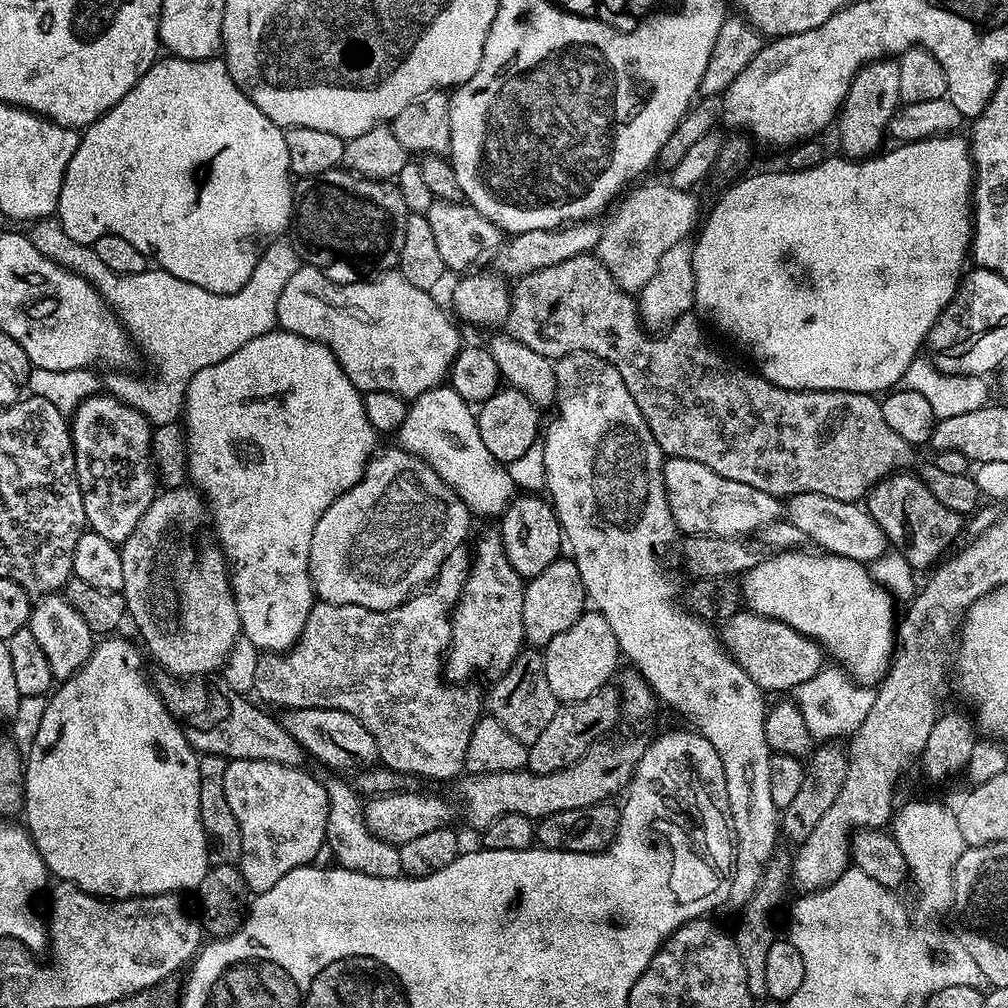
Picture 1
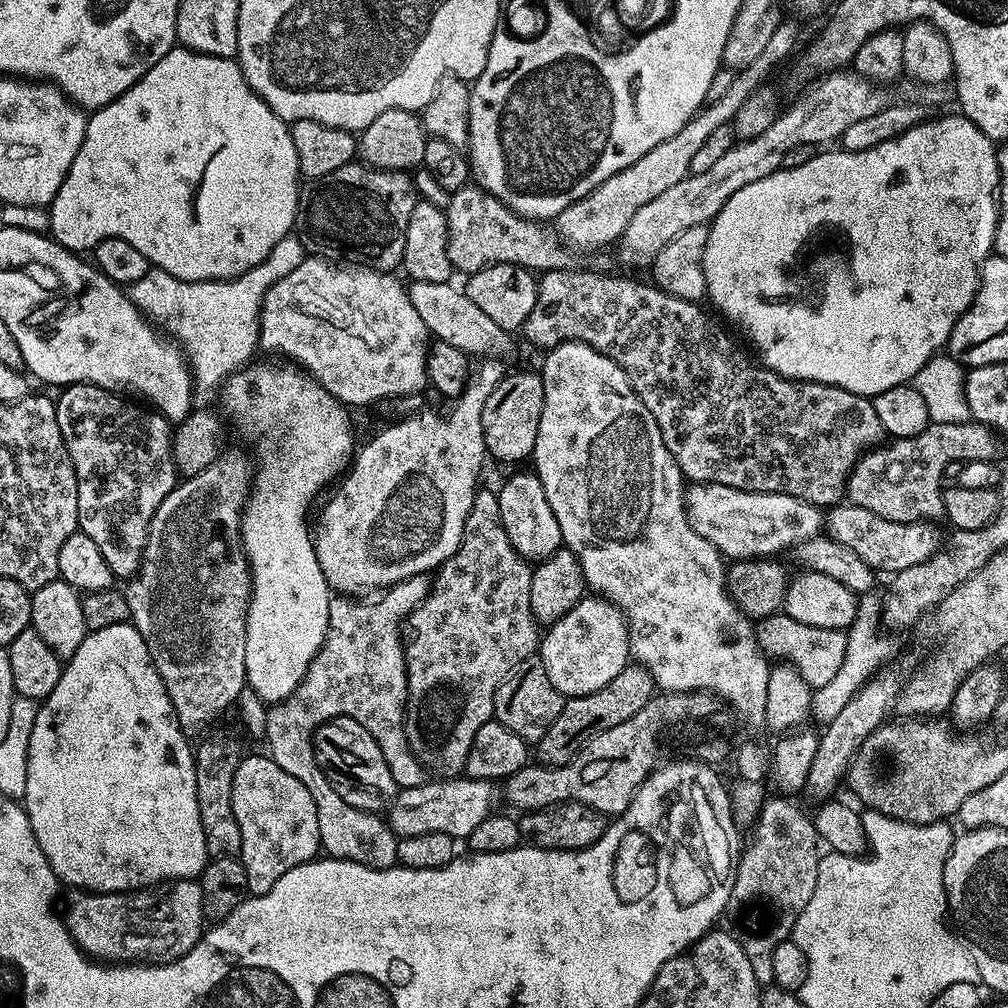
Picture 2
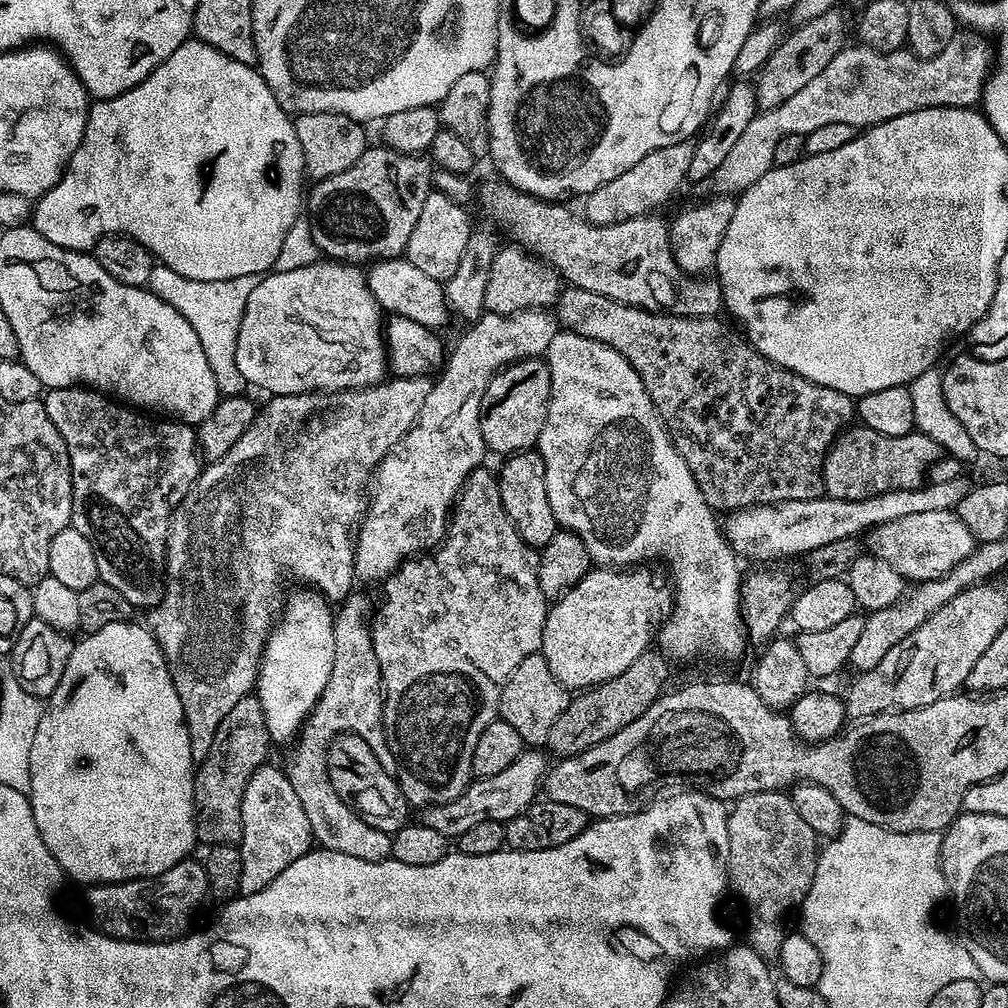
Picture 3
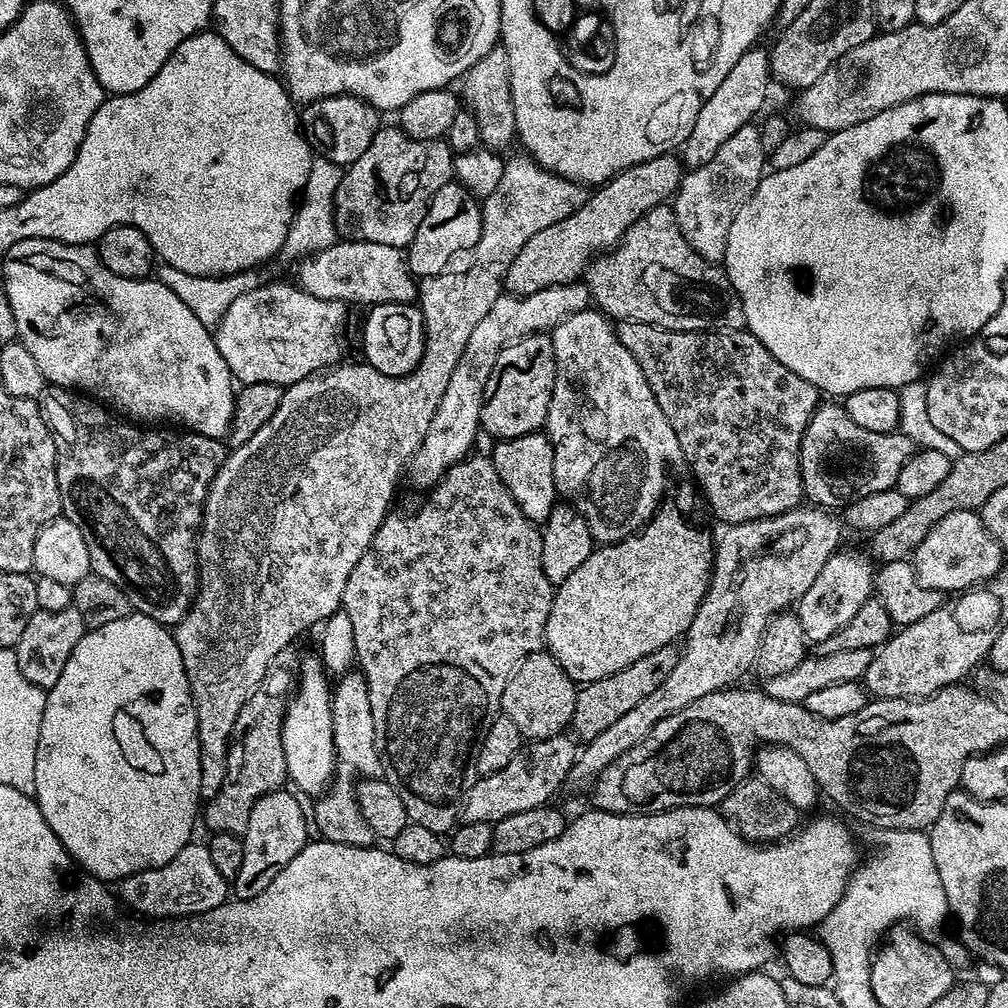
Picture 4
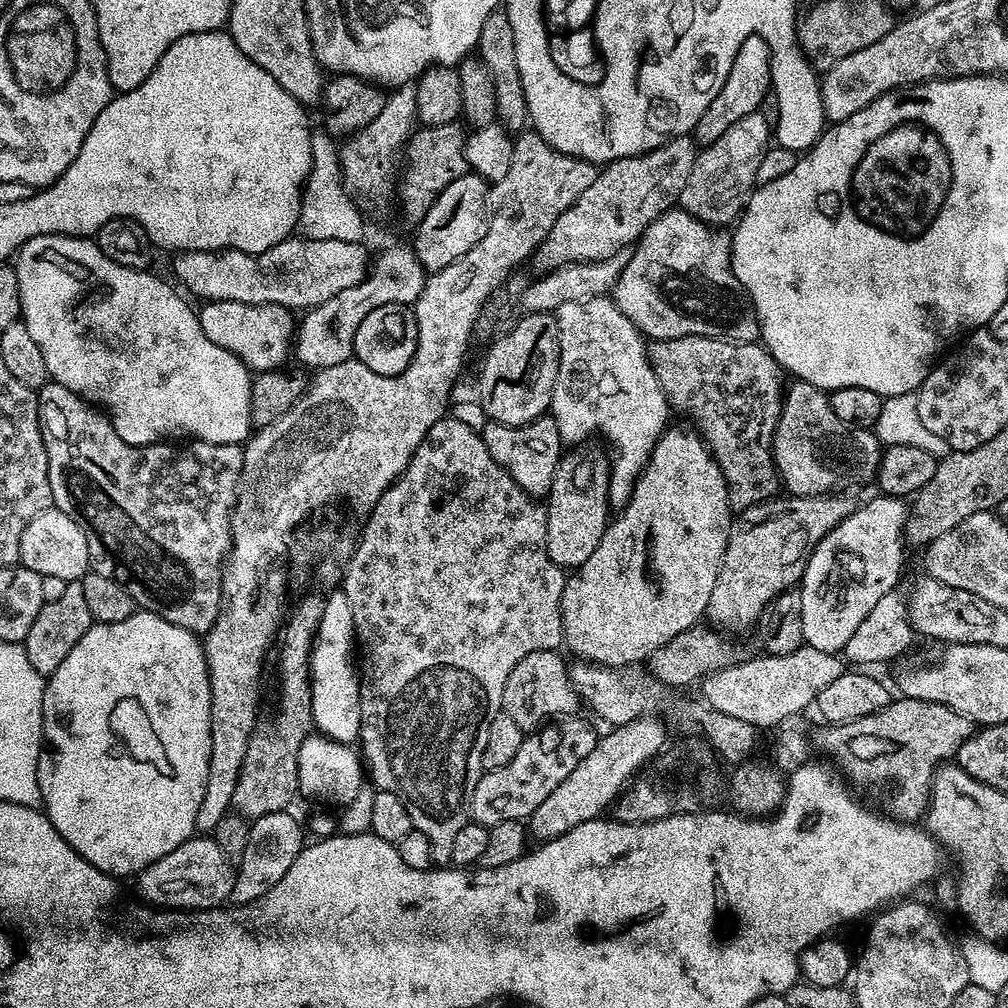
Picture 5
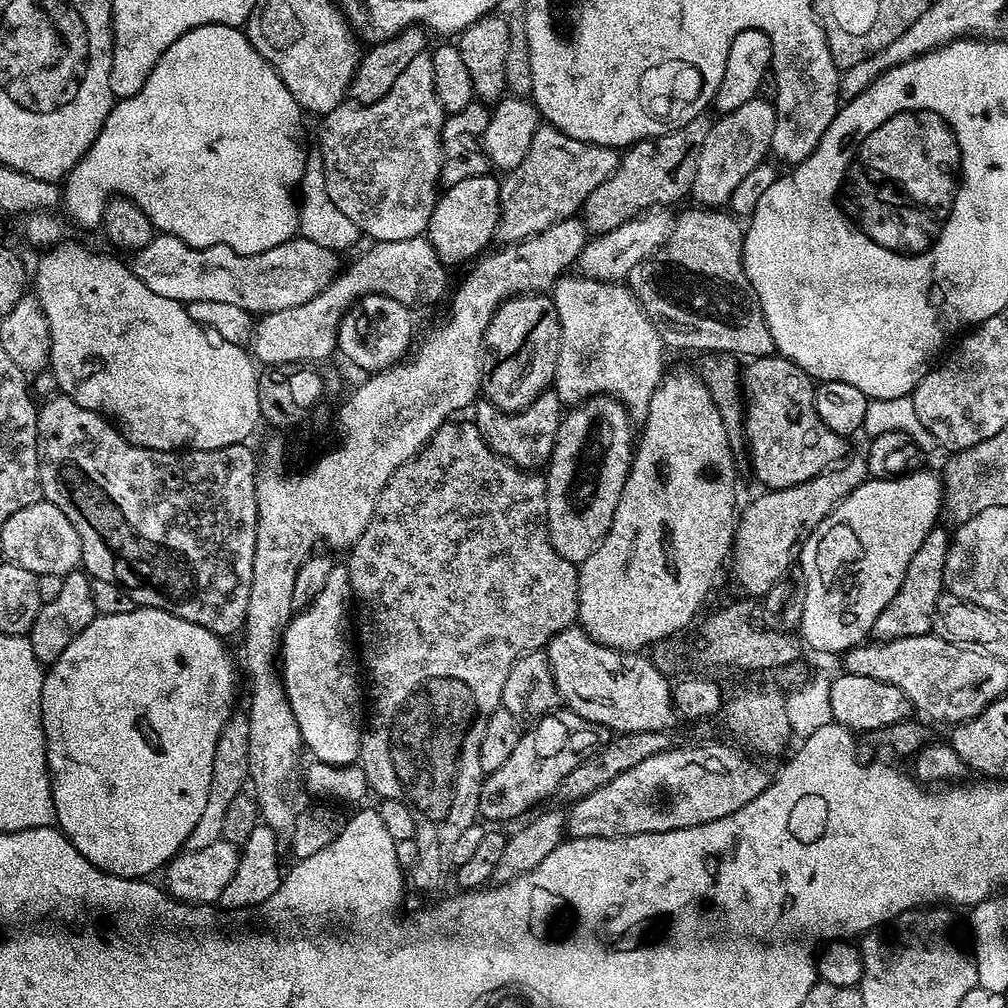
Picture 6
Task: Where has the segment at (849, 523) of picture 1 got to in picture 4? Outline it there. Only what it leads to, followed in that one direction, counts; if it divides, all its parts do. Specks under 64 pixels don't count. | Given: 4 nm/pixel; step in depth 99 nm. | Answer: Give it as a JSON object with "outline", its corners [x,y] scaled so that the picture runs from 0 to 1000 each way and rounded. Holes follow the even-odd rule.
{"outline":[[[958,506],[938,510],[938,514],[935,514],[935,518],[931,518],[931,522],[927,522],[927,526],[915,534],[907,549],[911,573],[920,583],[930,583],[934,589],[951,589],[978,580],[991,569],[997,556],[997,549],[992,547],[990,538],[980,529],[978,522],[974,522],[971,511]]]}

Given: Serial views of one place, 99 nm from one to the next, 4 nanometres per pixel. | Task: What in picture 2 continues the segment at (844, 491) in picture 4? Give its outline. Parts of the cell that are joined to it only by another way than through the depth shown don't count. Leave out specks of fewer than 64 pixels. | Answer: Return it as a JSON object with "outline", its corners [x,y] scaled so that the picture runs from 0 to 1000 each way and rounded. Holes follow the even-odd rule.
{"outline":[[[967,419],[922,420],[915,431],[907,431],[894,437],[882,436],[876,442],[857,449],[845,463],[839,481],[840,499],[855,502],[855,506],[863,506],[871,510],[871,514],[883,514],[883,518],[911,520],[936,517],[938,510],[935,477],[938,458],[953,455],[956,449],[952,448],[980,450],[988,440],[987,436],[989,434],[983,425]]]}

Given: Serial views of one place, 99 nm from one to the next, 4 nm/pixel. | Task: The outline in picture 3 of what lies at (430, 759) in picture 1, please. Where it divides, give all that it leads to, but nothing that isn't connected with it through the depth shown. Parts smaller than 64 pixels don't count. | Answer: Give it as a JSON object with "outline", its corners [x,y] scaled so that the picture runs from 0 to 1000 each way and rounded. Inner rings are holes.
{"outline":[[[350,589],[344,591],[336,603],[331,611],[333,640],[329,654],[331,665],[327,669],[327,677],[323,677],[323,685],[319,685],[312,704],[306,709],[301,722],[296,727],[296,737],[285,751],[285,755],[290,757],[288,774],[294,774],[296,790],[306,790],[306,774],[298,774],[298,766],[306,766],[306,758],[313,758],[313,754],[317,754],[317,746],[321,746],[321,730],[331,733],[332,730],[340,727],[350,726],[352,730],[359,731],[367,740],[367,744],[371,744],[381,764],[389,769],[392,769],[395,764],[381,724],[381,682],[377,676],[377,662],[369,640],[367,599],[365,603],[363,592]]]}

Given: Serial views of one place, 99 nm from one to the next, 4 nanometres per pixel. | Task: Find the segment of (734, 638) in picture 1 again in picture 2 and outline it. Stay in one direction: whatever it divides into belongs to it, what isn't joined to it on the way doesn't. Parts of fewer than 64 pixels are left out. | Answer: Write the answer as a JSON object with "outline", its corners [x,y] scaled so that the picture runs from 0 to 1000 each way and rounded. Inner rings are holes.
{"outline":[[[781,609],[761,611],[749,620],[750,640],[762,653],[770,657],[781,657],[796,669],[807,685],[818,681],[825,676],[834,662],[838,652],[840,626],[832,623],[816,623],[815,621],[800,621],[800,617],[792,617]]]}

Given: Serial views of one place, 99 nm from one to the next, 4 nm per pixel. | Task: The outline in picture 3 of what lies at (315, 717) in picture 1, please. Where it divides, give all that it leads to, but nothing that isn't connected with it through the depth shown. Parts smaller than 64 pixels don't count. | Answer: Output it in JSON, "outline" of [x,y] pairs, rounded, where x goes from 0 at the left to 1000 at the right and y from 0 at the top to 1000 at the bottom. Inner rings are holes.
{"outline":[[[350,726],[332,730],[326,740],[325,760],[331,784],[367,819],[388,827],[406,816],[407,799],[394,771],[380,763],[371,744],[367,744],[358,730],[352,730]]]}

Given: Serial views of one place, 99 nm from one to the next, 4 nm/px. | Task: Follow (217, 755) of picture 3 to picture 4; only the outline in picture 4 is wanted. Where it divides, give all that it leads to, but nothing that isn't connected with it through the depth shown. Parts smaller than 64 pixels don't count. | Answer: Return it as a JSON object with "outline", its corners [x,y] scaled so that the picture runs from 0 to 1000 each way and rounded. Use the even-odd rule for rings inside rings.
{"outline":[[[284,640],[276,649],[272,649],[268,661],[264,661],[264,669],[260,677],[244,692],[240,704],[236,704],[236,712],[232,716],[230,736],[226,739],[226,759],[224,760],[224,772],[220,776],[220,782],[212,792],[204,795],[200,802],[200,817],[207,821],[207,826],[223,825],[241,830],[244,819],[248,819],[248,804],[252,804],[252,796],[269,786],[279,785],[286,774],[284,764],[284,744],[280,744],[280,720],[282,719],[282,705],[286,702],[288,691],[295,686],[298,674],[298,661],[300,647],[294,644],[295,640]]]}

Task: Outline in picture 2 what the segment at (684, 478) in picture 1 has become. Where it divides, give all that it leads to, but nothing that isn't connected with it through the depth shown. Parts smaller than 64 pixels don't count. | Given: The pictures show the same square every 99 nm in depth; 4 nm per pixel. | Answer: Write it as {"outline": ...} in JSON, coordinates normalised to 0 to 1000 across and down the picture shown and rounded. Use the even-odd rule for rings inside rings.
{"outline":[[[684,479],[679,489],[679,504],[683,508],[685,522],[688,522],[700,538],[707,540],[715,552],[726,558],[766,554],[774,550],[770,548],[781,549],[792,538],[813,532],[819,524],[819,512],[814,505],[796,494],[775,488],[741,488],[724,482]]]}

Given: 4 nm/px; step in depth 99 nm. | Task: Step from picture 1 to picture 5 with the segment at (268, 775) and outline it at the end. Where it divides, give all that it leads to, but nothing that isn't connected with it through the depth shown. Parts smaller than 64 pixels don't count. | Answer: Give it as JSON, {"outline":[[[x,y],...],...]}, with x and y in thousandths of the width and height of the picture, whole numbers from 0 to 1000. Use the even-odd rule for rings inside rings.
{"outline":[[[283,804],[272,808],[260,808],[249,814],[247,837],[233,862],[234,870],[228,890],[231,898],[247,897],[260,891],[260,887],[267,885],[278,874],[280,867],[288,863],[292,851],[296,851],[299,841],[303,840],[303,822],[299,814],[297,817],[288,807],[289,805]]]}

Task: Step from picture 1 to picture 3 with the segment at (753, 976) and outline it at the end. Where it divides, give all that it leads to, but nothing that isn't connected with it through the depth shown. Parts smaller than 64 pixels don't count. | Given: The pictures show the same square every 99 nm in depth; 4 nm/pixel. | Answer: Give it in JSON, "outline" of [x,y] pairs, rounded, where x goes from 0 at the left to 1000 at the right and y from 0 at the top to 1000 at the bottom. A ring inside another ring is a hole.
{"outline":[[[777,785],[753,786],[735,790],[725,799],[722,808],[722,872],[725,884],[734,888],[738,901],[742,904],[742,930],[740,936],[756,951],[769,953],[776,942],[780,928],[778,905],[789,902],[798,896],[798,889],[804,883],[810,866],[812,829],[800,819],[799,813],[789,803],[785,789]]]}

